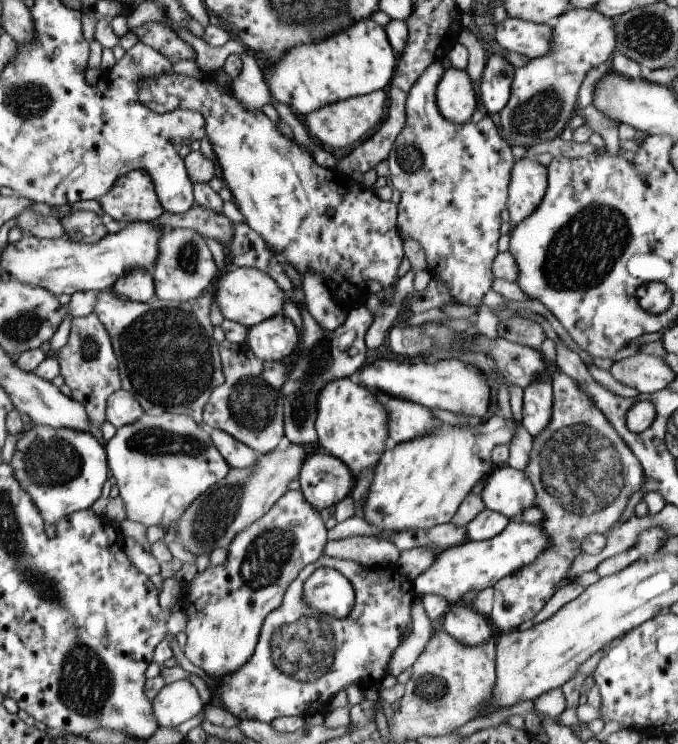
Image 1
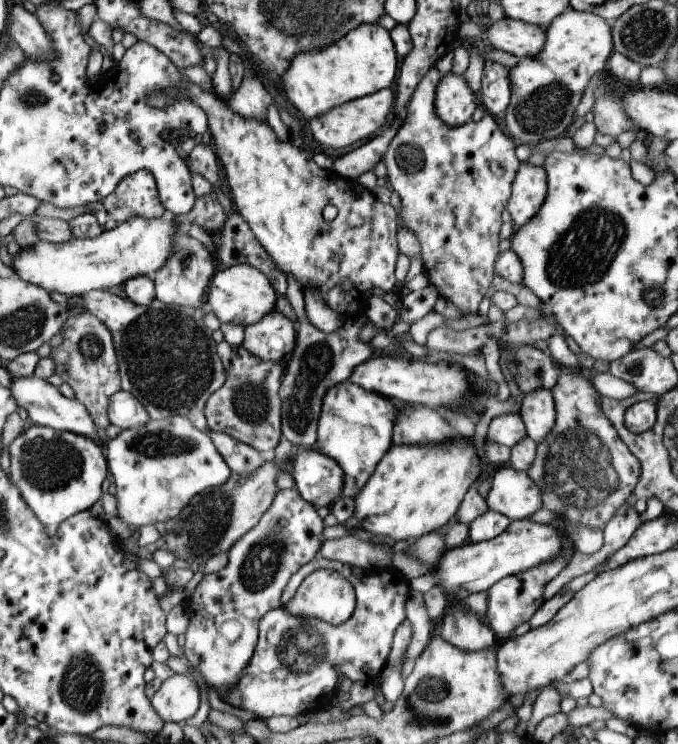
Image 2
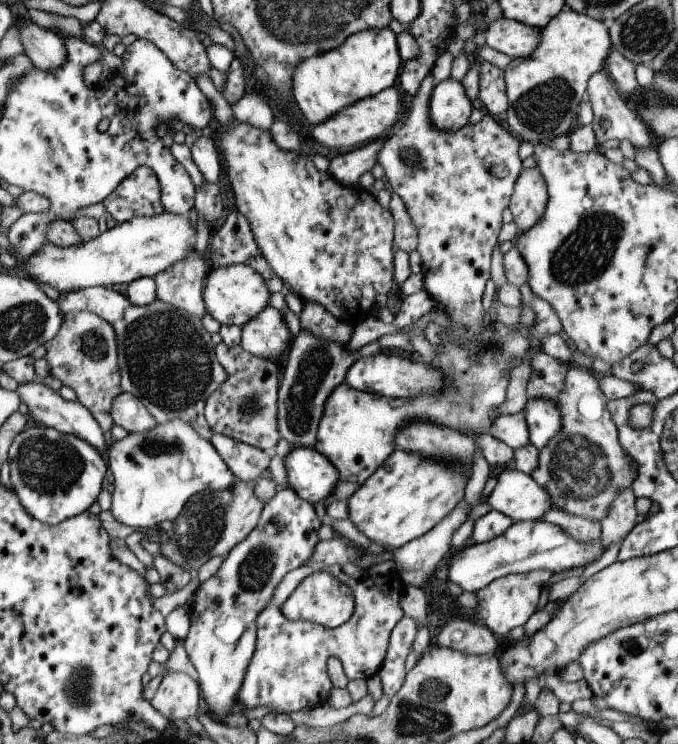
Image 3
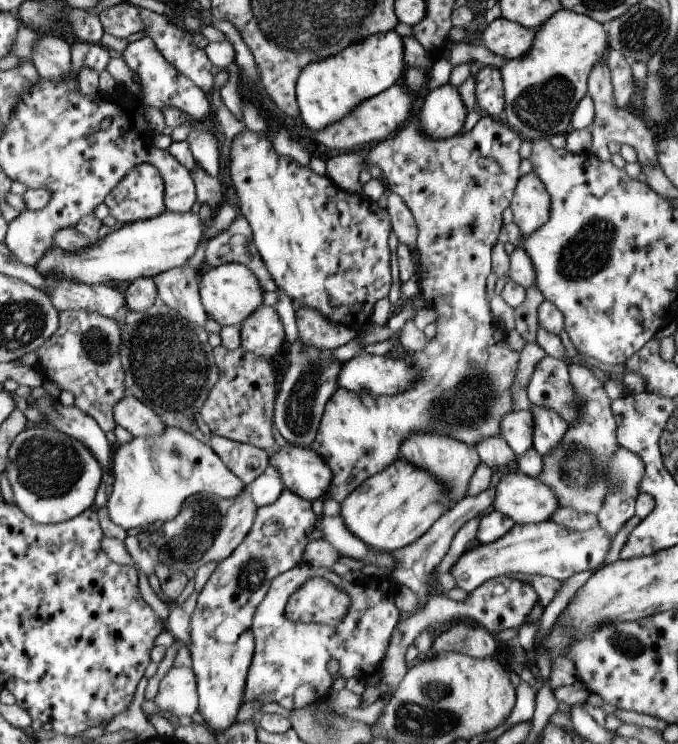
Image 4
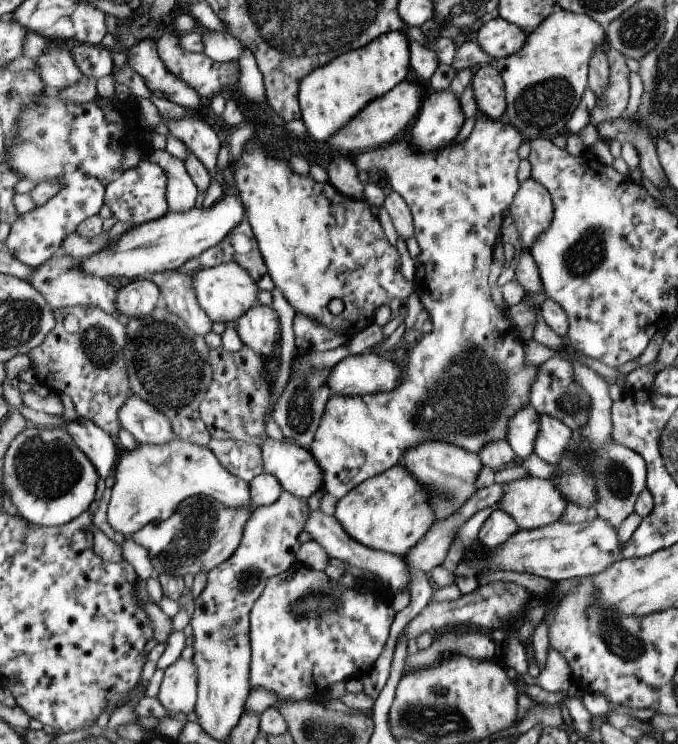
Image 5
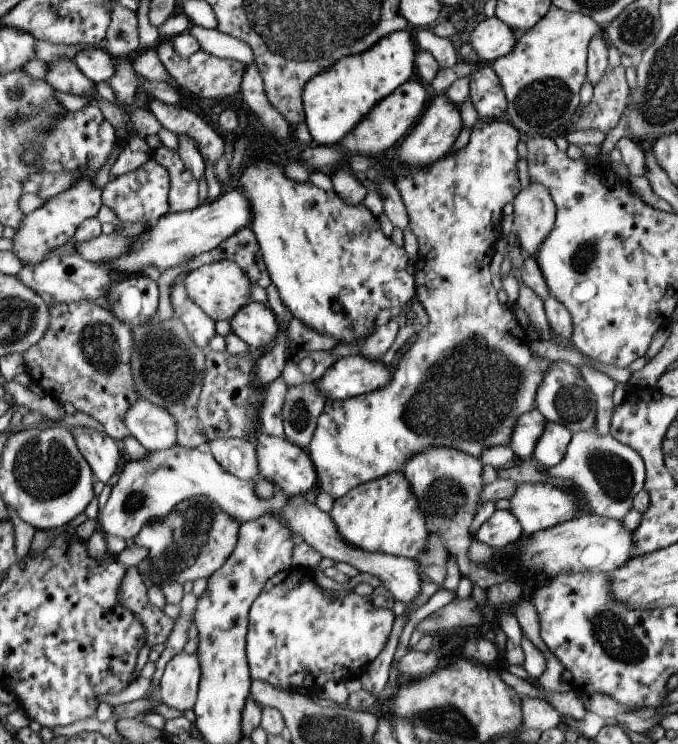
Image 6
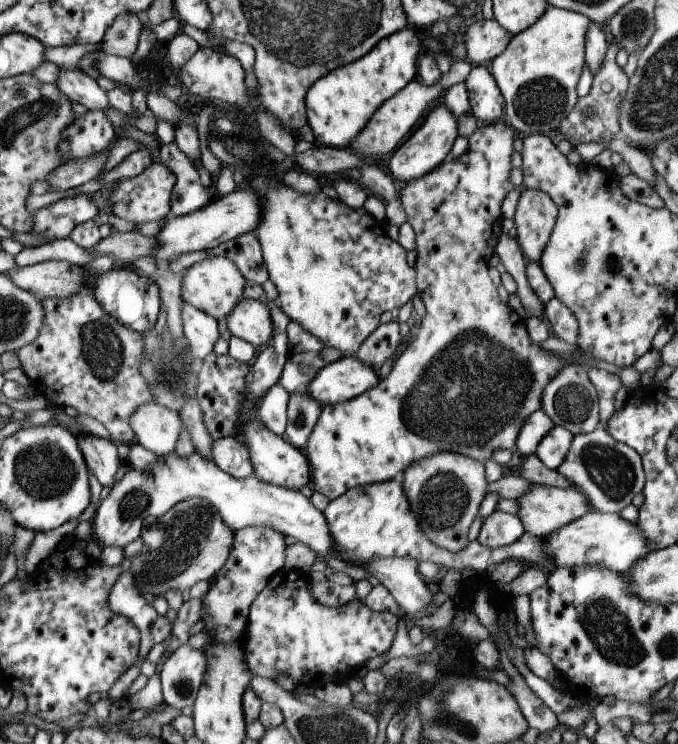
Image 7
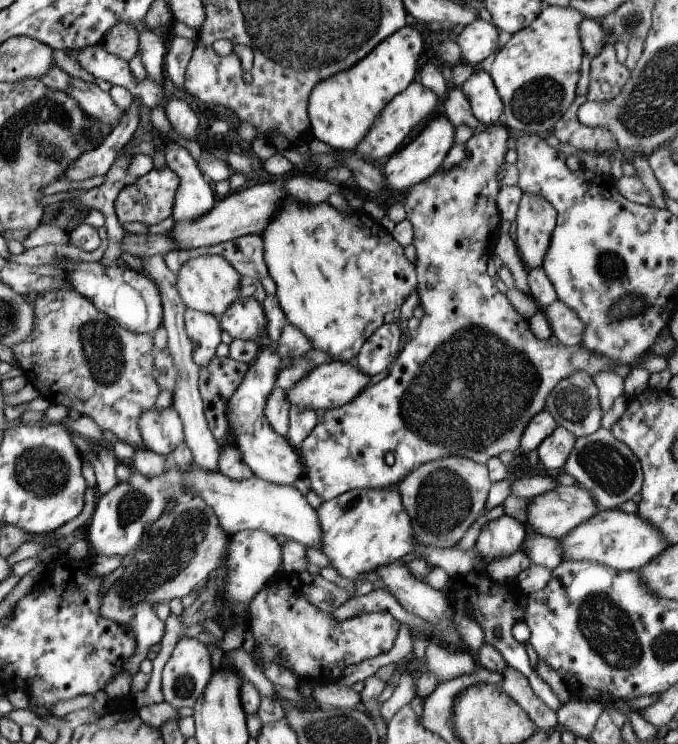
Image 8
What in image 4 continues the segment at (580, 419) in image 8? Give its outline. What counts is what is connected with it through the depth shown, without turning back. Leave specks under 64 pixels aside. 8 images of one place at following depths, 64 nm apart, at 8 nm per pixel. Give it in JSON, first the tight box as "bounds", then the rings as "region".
{"bounds":[527,355,581,426],"region":[[[546,355],[536,364],[527,386],[527,395],[532,405],[555,410],[571,426],[571,422],[579,417],[581,401],[575,396],[570,384],[569,364],[568,361]]]}

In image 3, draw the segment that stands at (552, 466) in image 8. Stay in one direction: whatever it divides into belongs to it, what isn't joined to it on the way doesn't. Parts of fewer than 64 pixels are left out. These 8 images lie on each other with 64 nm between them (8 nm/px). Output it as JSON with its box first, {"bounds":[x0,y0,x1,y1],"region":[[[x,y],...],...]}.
{"bounds":[522,397,561,450],"region":[[[546,397],[527,400],[522,411],[529,430],[529,442],[540,450],[558,431],[561,431],[561,416],[556,402]]]}

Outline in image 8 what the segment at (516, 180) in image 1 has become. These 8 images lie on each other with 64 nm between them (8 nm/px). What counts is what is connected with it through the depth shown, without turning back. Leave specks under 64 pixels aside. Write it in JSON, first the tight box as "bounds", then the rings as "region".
{"bounds":[515,193,557,270],"region":[[[522,193],[515,220],[521,259],[528,270],[541,267],[557,223],[557,210],[542,195]]]}

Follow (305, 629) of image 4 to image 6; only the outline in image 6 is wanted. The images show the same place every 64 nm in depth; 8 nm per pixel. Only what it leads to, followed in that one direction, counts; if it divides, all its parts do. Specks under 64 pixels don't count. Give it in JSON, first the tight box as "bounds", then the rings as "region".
{"bounds":[247,566,396,694],"region":[[[290,566],[271,576],[249,610],[247,632],[247,659],[253,680],[264,681],[287,693],[314,694],[328,680],[345,681],[360,675],[382,652],[388,642],[396,616],[392,609],[374,606],[370,598],[355,592],[348,595],[330,595],[322,589],[311,571]]]}

